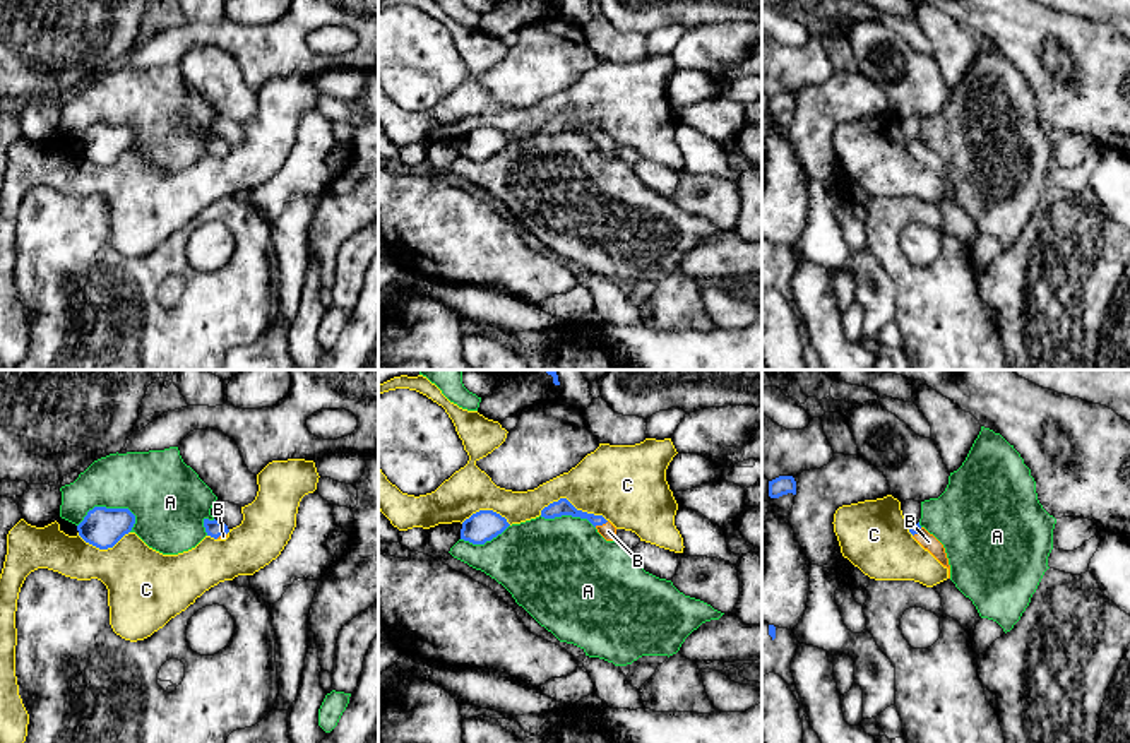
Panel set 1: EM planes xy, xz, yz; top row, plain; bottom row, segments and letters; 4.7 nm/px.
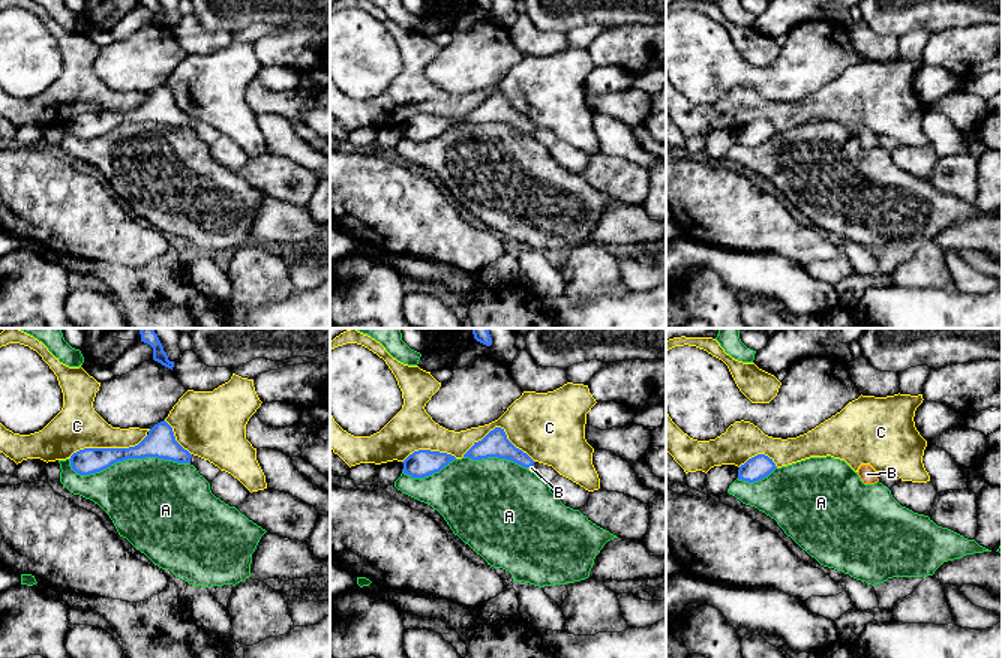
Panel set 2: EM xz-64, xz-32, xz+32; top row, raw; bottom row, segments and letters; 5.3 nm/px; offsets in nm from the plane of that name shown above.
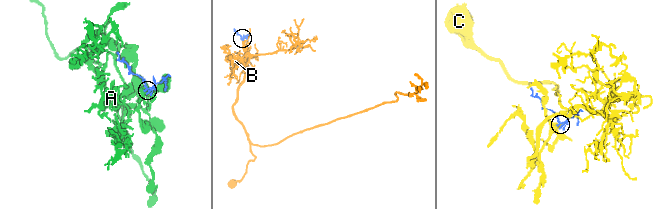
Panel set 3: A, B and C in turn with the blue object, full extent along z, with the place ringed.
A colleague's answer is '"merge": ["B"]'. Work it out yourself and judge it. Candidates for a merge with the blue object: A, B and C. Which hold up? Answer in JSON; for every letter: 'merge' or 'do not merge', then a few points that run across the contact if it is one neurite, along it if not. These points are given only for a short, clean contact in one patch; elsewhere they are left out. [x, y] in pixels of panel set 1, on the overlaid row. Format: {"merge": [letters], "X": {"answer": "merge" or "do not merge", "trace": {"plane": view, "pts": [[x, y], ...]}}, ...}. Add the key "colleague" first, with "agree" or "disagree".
{"colleague": "agree", "merge": ["B"], "A": {"answer": "do not merge"}, "B": {"answer": "merge", "trace": {"plane": "xz", "pts": [[562, 507], [584, 514], [601, 524], [608, 531]]}}, "C": {"answer": "do not merge"}}

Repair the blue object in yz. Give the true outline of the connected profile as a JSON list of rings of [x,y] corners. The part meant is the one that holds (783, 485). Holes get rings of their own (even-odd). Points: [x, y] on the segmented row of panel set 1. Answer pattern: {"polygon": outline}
{"polygon": [[[779,476],[772,481],[769,481],[769,496],[770,498],[779,498],[788,493],[796,495],[796,481],[793,476]]]}

